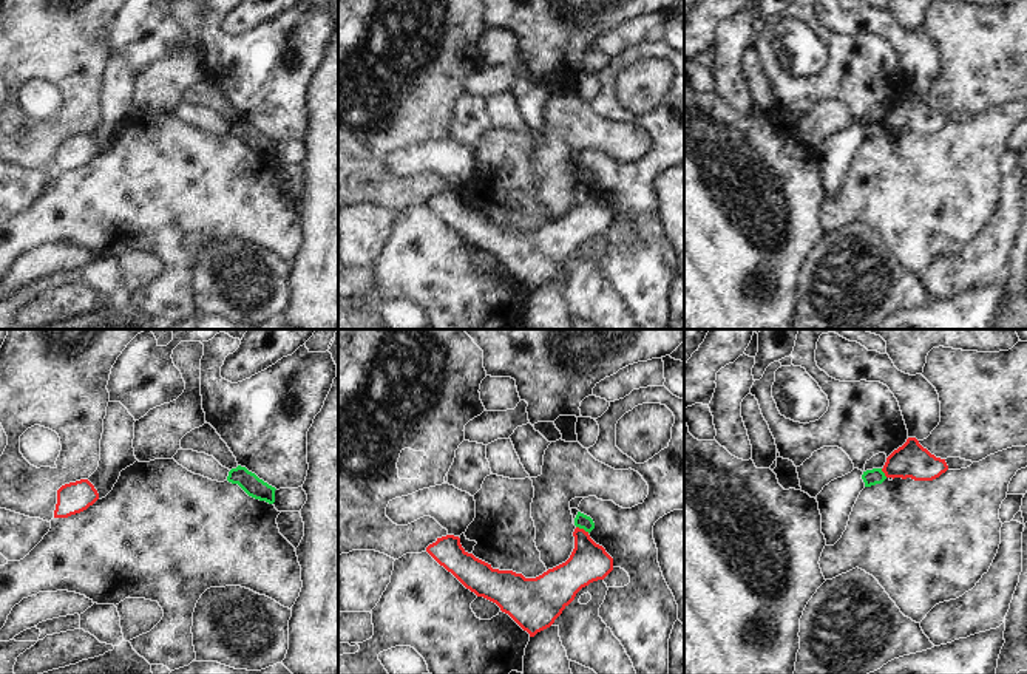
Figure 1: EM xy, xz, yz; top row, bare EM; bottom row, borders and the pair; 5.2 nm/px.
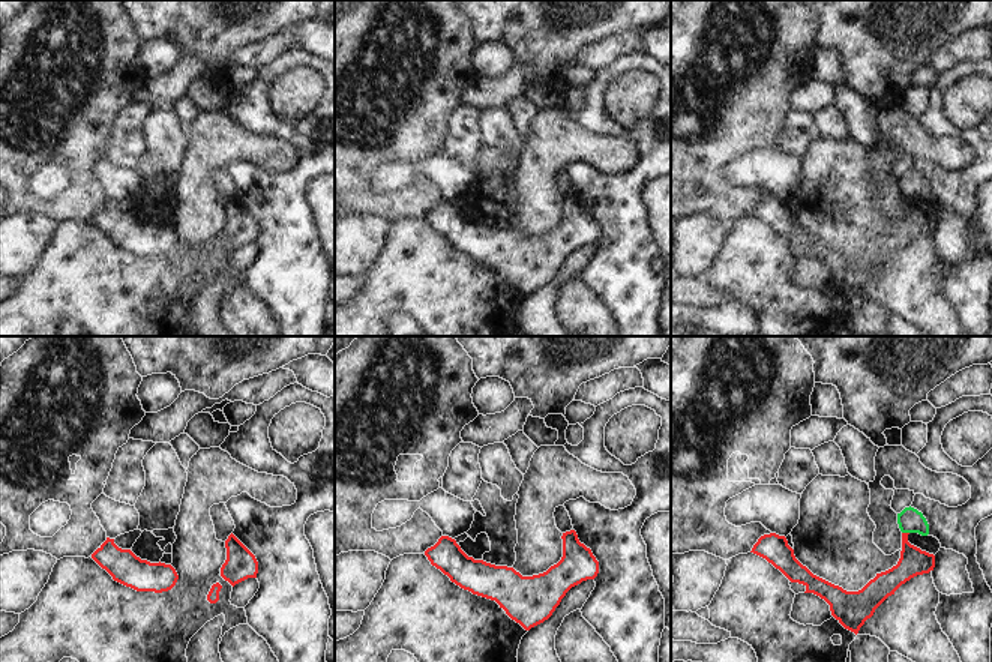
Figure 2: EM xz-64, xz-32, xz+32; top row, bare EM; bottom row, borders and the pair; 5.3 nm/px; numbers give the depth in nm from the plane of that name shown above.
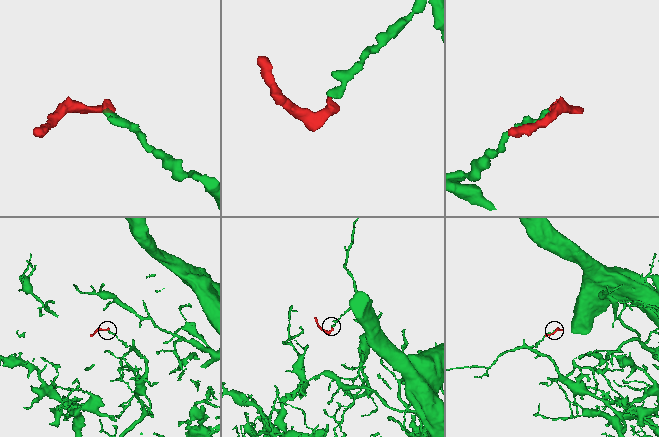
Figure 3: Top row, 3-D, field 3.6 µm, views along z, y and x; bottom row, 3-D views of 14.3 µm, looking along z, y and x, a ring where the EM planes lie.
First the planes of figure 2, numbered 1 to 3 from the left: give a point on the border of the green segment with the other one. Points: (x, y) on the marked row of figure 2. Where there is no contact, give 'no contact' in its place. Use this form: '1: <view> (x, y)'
1: no contact
2: no contact
3: xz+32 (905, 533)

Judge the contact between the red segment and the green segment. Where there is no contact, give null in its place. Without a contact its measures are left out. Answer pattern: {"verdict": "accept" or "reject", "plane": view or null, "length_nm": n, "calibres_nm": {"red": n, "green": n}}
{"verdict": "reject", "plane": "xz", "length_nm": 80, "calibres_nm": {"red": 200, "green": 80}}

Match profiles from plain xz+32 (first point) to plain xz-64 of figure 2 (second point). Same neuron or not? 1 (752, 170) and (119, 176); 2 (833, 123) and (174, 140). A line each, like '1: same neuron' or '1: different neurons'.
1: same neuron
2: same neuron

